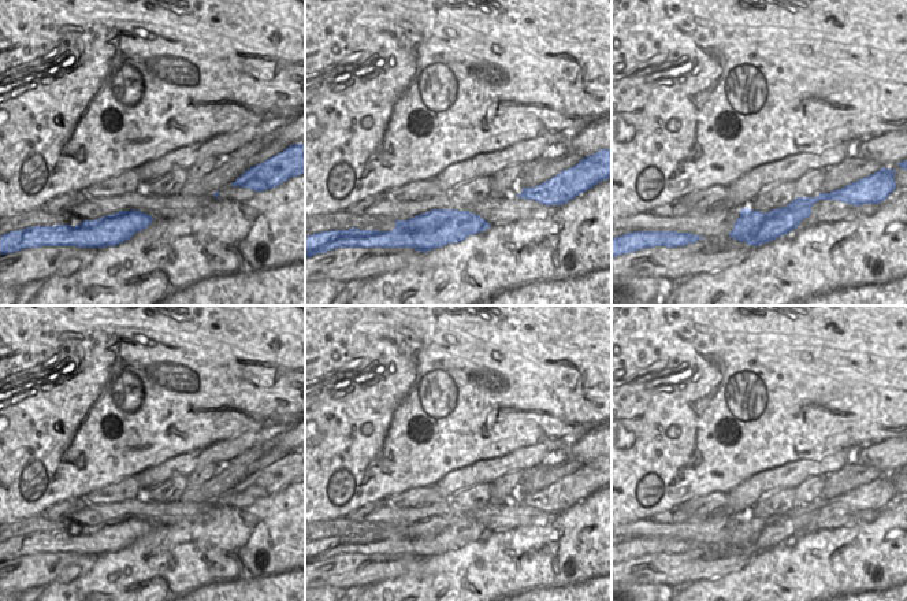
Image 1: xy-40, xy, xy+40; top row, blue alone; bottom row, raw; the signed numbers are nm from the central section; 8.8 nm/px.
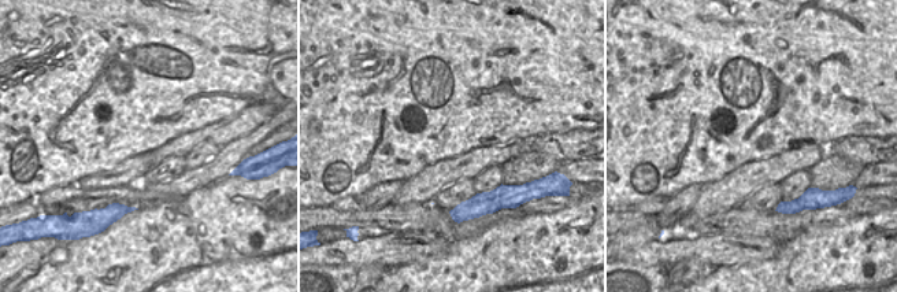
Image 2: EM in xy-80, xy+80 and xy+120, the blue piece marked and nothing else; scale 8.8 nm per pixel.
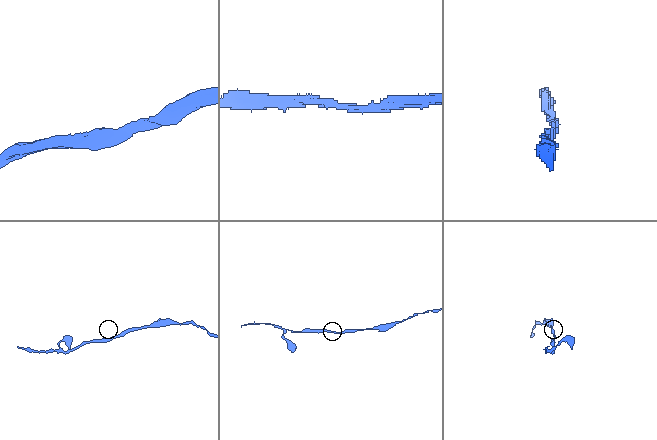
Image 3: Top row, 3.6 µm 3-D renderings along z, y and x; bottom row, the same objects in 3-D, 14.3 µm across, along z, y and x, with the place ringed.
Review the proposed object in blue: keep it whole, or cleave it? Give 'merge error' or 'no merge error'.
no merge error

